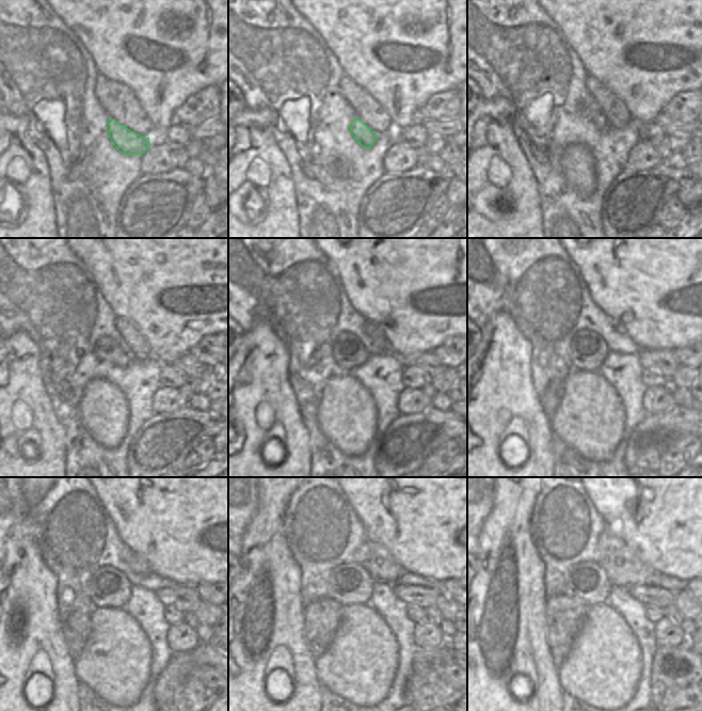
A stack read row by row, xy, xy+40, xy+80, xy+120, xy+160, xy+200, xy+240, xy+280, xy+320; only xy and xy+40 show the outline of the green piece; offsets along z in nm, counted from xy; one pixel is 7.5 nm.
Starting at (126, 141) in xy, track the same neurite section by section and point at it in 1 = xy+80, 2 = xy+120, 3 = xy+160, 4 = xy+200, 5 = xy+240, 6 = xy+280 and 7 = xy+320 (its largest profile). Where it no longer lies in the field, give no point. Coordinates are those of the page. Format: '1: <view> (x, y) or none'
1: xy+80 (597, 119)
2: xy+120 (106, 349)
3: xy+160 (349, 352)
4: xy+200 (588, 350)
5: xy+240 (109, 587)
6: xy+280 (349, 584)
7: xy+320 (587, 581)

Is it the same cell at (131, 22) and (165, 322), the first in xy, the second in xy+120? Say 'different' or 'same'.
same

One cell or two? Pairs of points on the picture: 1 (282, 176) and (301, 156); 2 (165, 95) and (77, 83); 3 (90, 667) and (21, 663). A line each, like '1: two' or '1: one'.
1: two
2: two
3: two

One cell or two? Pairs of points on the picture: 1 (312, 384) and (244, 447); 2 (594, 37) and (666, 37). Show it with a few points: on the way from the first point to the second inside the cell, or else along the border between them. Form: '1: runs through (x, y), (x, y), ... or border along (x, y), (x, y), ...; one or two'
1: border along (287, 375), (303, 423); two
2: runs through (612, 37), (620, 41), (625, 37), (648, 37); one

